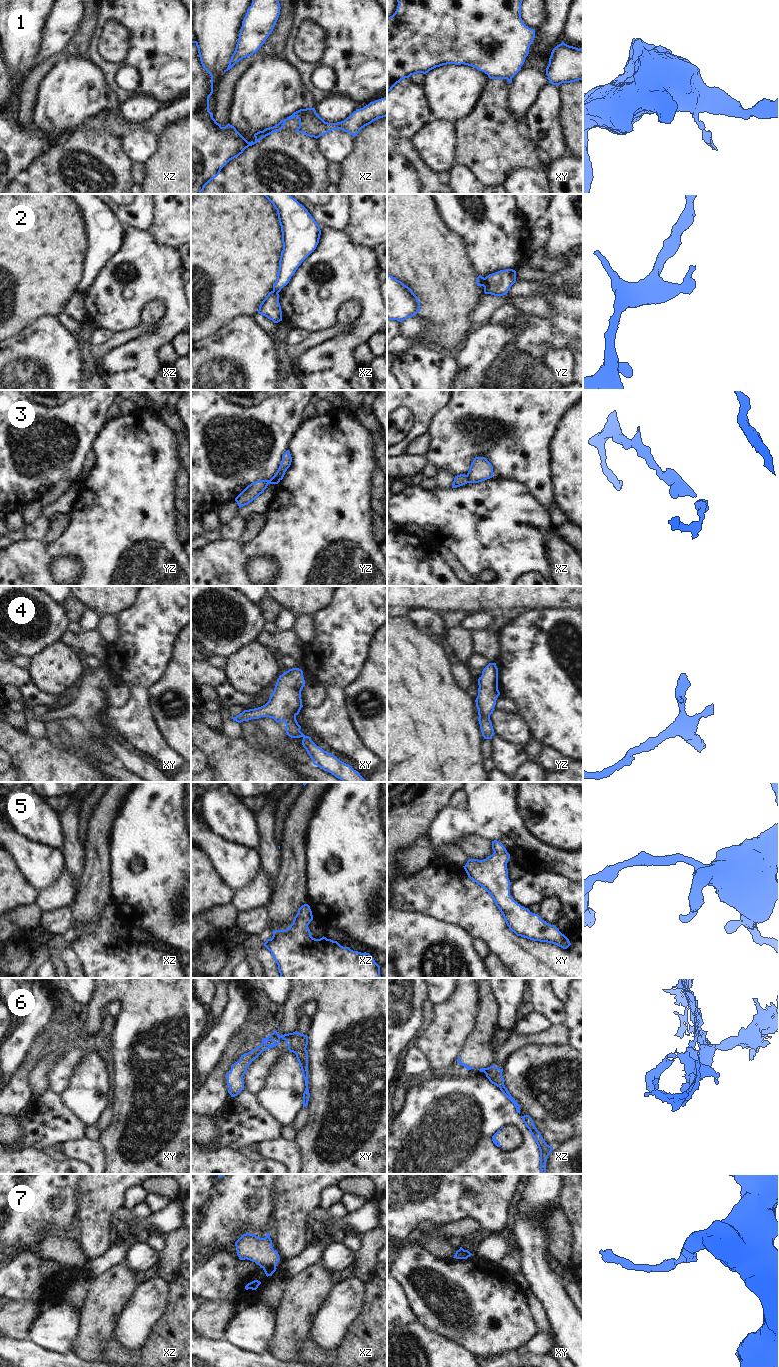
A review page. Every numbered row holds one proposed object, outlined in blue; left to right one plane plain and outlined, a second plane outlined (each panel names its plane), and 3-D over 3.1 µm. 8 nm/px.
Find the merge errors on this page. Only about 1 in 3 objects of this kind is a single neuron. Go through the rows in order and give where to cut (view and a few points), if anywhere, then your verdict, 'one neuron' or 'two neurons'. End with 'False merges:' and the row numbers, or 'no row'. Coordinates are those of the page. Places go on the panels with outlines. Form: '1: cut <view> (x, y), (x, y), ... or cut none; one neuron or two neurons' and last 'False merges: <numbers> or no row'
1: cut xz (308, 109), (315, 111); two neurons
2: cut yz (485, 278), (483, 286); two neurons
3: cut xz (466, 475), (469, 482); two neurons
4: cut none; one neuron
5: cut none; one neuron
6: cut xy (292, 1033), (285, 1040); two neurons
7: cut xz (275, 1265), (263, 1268); two neurons
False merges: 1, 2, 3, 6, 7

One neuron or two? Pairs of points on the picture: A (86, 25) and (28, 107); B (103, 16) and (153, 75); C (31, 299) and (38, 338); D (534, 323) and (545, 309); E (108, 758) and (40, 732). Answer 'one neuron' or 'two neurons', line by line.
A: one neuron
B: one neuron
C: two neurons
D: two neurons
E: two neurons

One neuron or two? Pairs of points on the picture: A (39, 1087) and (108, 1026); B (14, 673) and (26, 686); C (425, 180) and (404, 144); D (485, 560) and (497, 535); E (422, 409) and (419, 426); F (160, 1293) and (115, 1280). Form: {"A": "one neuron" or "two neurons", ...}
{"A": "two neurons", "B": "one neuron", "C": "one neuron", "D": "one neuron", "E": "one neuron", "F": "two neurons"}

